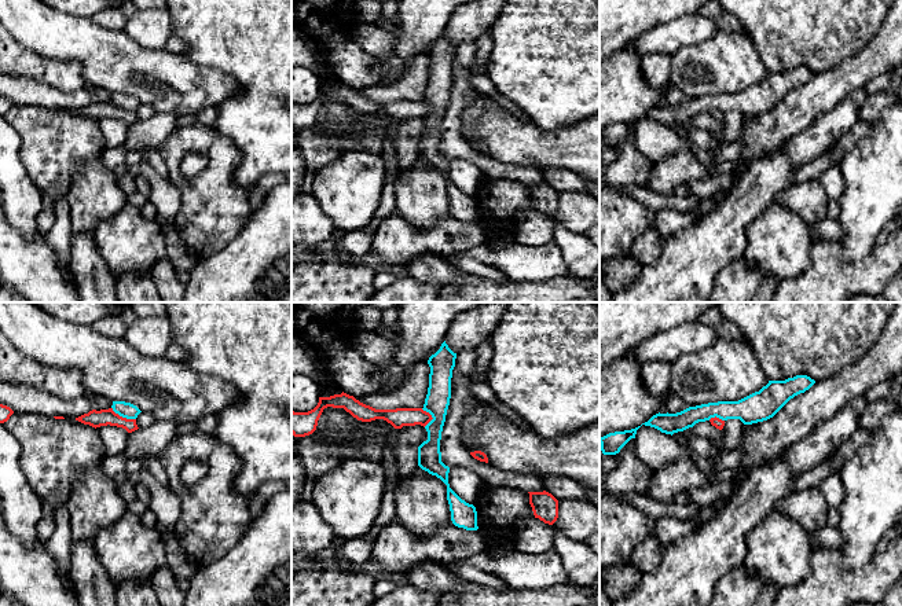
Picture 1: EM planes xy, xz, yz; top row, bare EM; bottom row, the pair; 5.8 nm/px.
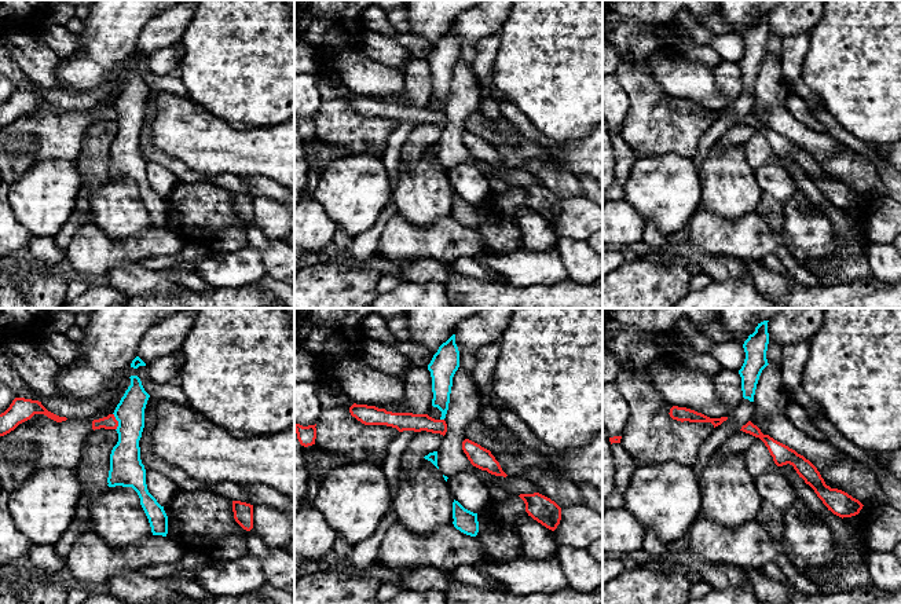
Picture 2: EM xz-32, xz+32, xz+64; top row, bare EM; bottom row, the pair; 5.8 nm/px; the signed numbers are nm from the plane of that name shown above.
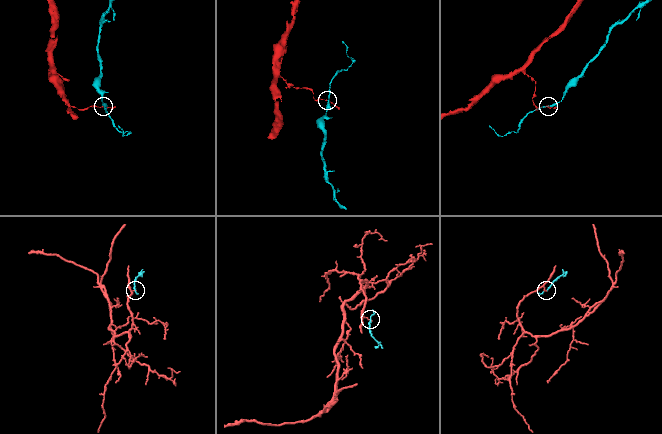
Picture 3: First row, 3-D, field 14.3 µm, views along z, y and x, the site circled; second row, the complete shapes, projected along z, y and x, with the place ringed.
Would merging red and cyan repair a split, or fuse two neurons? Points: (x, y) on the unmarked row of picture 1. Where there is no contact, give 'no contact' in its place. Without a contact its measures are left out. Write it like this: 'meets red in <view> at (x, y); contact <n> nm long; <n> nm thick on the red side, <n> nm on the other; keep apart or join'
meets red in xy at (121, 109); contact 160 nm long; 100 nm thick on the red side, 90 nm on the other; keep apart

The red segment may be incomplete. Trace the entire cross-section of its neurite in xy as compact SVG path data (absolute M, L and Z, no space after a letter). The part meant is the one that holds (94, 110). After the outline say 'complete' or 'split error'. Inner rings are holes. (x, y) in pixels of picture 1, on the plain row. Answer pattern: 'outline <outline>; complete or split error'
outline M113 100L100 102L100 103L92 102L88 106L84 106L84 107L76 110L76 113L78 113L84 117L89 117L95 121L100 120L100 118L107 118L107 117L122 120L128 125L132 125L139 121L136 117L136 111L122 110L118 106L116 106L113 103Z; complete

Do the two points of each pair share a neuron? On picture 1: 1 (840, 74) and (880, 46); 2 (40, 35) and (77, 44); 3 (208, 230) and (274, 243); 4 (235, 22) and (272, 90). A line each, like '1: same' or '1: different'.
1: same
2: same
3: different
4: same

